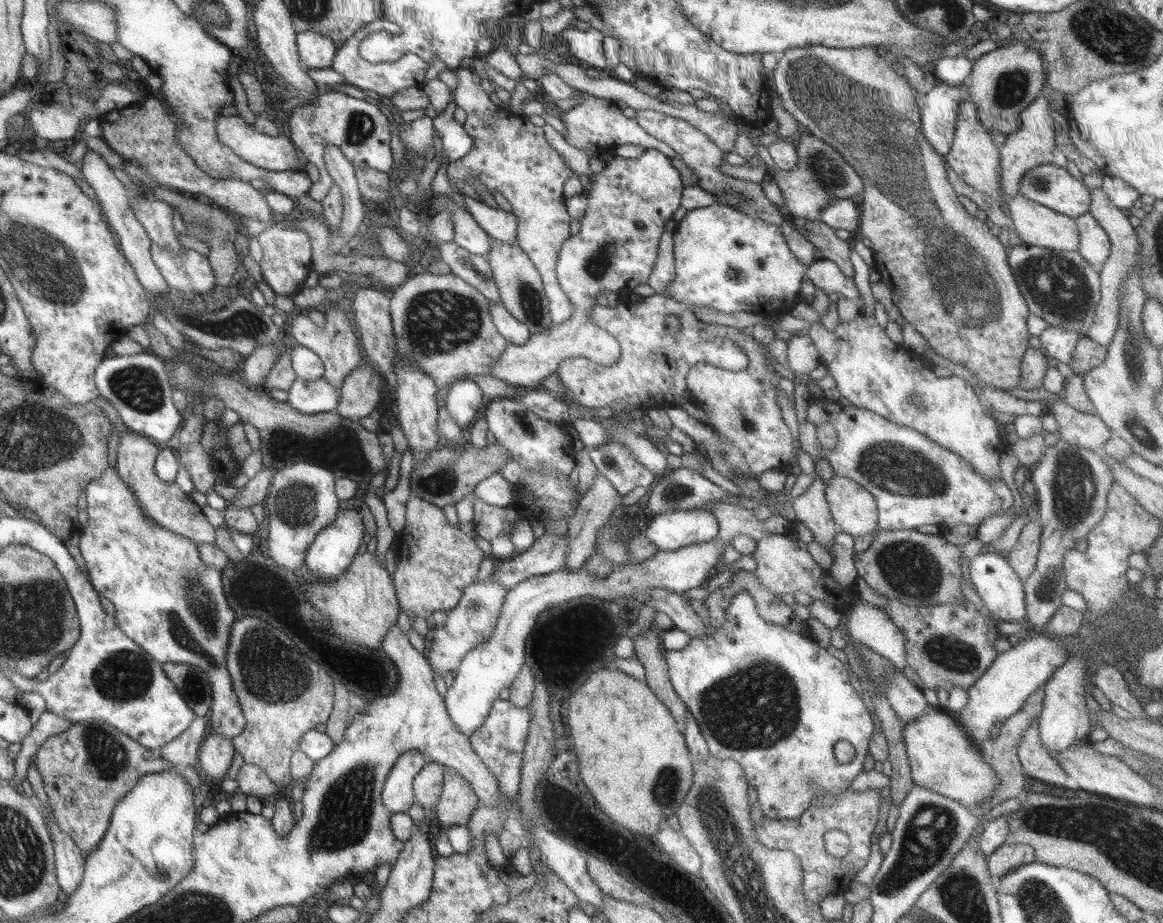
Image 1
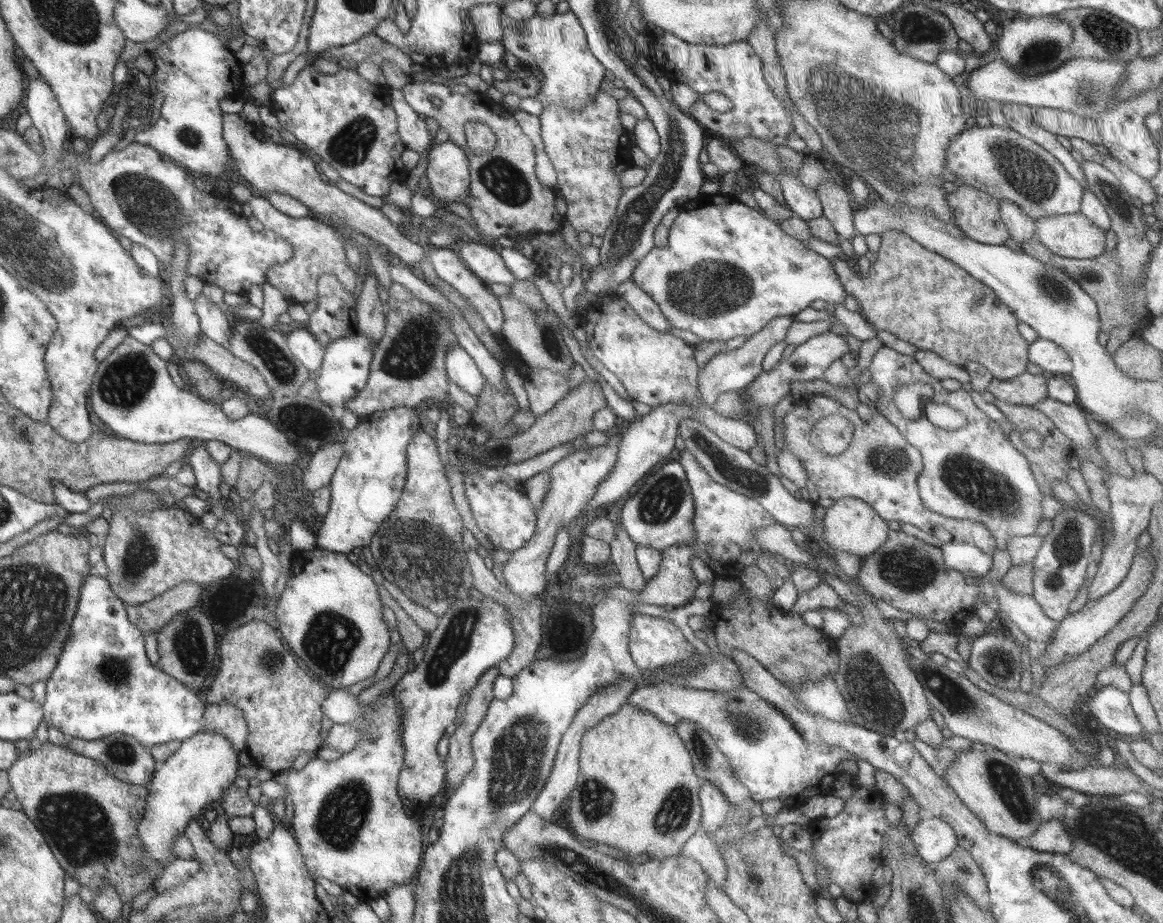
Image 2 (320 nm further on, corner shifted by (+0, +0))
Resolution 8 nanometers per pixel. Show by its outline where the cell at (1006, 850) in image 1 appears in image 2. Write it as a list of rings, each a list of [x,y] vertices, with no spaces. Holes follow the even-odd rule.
[[[1061,818],[1040,823],[1038,830],[1026,838],[1027,846],[1040,852],[1067,855],[1073,849],[1073,842],[1067,826]]]

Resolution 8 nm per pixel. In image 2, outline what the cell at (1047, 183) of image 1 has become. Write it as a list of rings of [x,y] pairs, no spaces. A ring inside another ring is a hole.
[[[974,125],[964,129],[959,135],[952,138],[946,149],[945,158],[946,173],[952,172],[955,178],[962,180],[964,185],[971,186],[989,194],[997,200],[1008,200],[1019,206],[1028,217],[1033,220],[1058,216],[1062,214],[1080,213],[1081,198],[1084,188],[1079,180],[1076,180],[1066,167],[1043,146],[1033,140],[1022,136],[1012,127],[1000,127],[998,125]]]

